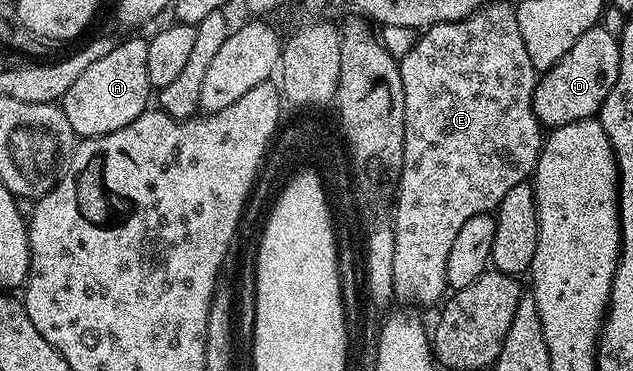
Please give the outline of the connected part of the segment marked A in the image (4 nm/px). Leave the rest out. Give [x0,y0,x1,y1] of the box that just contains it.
[60,37,152,139]

